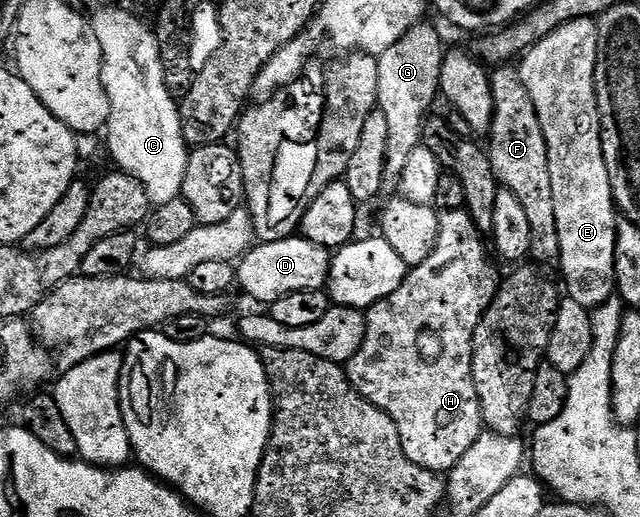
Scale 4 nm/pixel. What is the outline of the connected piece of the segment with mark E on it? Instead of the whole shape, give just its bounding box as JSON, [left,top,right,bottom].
[518,18,620,309]

